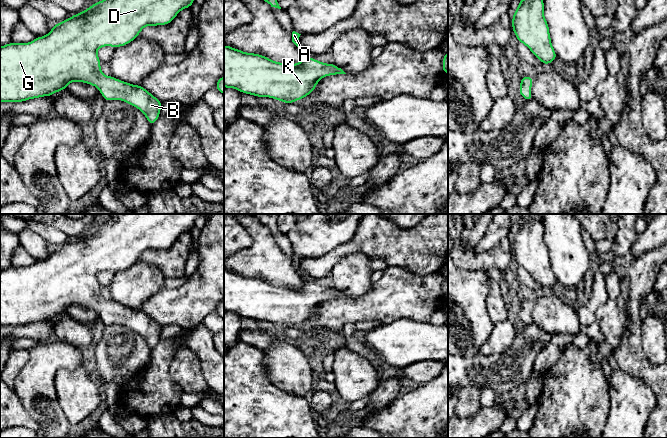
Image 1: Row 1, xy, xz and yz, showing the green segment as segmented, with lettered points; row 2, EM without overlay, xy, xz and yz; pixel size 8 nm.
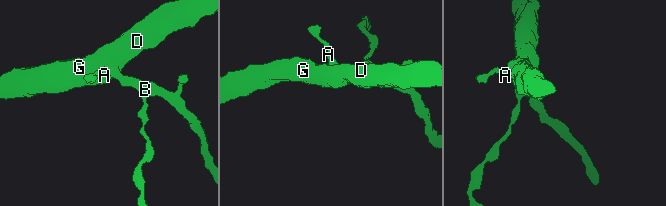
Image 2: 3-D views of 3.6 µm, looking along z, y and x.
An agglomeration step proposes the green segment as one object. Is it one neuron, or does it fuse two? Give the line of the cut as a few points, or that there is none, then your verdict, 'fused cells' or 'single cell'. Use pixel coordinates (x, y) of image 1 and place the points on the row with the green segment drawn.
no cut | single cell

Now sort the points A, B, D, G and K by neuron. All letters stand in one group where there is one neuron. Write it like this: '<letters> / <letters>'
A B D G K

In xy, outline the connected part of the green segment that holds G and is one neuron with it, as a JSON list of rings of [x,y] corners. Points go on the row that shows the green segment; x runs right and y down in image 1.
[[[102,0],[92,4],[86,10],[72,15],[70,18],[56,23],[50,32],[36,37],[29,43],[8,43],[0,47],[0,103],[24,102],[45,96],[53,96],[64,91],[71,82],[83,82],[99,89],[105,101],[121,100],[138,110],[147,118],[152,126],[160,117],[162,103],[141,85],[133,85],[113,76],[105,76],[100,67],[97,50],[101,47],[121,47],[136,39],[146,26],[159,26],[171,23],[177,14],[190,8],[194,0]]]

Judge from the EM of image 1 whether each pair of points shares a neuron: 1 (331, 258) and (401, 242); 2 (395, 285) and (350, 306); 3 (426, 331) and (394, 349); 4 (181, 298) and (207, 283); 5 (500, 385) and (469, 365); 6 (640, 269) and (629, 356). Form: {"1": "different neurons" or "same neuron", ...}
{"1": "same neuron", "2": "same neuron", "3": "same neuron", "4": "same neuron", "5": "same neuron", "6": "same neuron"}

